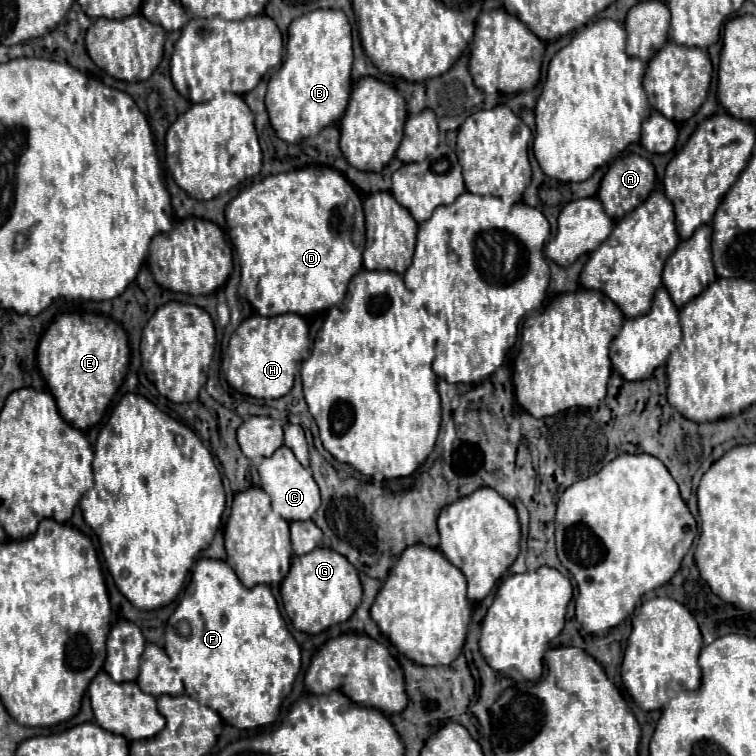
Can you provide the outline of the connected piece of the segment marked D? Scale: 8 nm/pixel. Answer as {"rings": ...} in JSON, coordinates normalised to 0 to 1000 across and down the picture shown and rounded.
{"rings":[[[405,220],[397,225],[384,225],[376,230],[360,230],[352,233],[347,238],[339,238],[329,246],[324,247],[302,272],[299,272],[299,296],[302,296],[302,312],[312,328],[315,344],[317,344],[317,378],[315,386],[323,392],[325,397],[339,407],[341,415],[347,418],[368,418],[368,415],[378,415],[378,413],[389,413],[397,418],[421,413],[421,410],[431,410],[437,405],[444,405],[447,399],[452,399],[455,389],[458,389],[458,378],[463,373],[463,368],[479,357],[479,331],[481,331],[481,280],[479,280],[479,262],[471,254],[468,259],[468,304],[466,304],[466,257],[471,249],[463,246],[463,241],[458,238],[458,233],[437,220]]]}

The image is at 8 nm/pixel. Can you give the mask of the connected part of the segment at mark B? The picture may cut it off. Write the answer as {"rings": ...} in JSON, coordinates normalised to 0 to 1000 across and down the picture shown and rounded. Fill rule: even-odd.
{"rings":[[[415,13],[410,19],[402,19],[402,21],[392,24],[381,37],[381,58],[378,58],[376,82],[373,82],[370,93],[365,93],[357,103],[357,108],[354,108],[352,146],[357,151],[357,161],[365,172],[365,177],[378,188],[397,188],[399,183],[410,183],[410,180],[421,177],[421,172],[426,172],[429,167],[437,167],[437,164],[447,161],[447,156],[452,156],[452,146],[458,146],[458,130],[463,127],[463,90],[466,90],[466,37],[463,37],[463,29],[460,29],[460,24],[452,13]]]}

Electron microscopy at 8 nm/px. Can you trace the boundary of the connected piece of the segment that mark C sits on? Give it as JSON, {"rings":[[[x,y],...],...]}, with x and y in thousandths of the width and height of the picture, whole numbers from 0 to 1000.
{"rings":[[[370,590],[360,603],[347,606],[344,614],[341,614],[341,627],[347,632],[347,646],[360,659],[360,672],[362,672],[365,680],[378,685],[381,690],[386,690],[386,688],[410,688],[418,680],[418,675],[423,669],[421,640],[415,638],[413,622],[399,616],[389,606],[384,593]]]}

